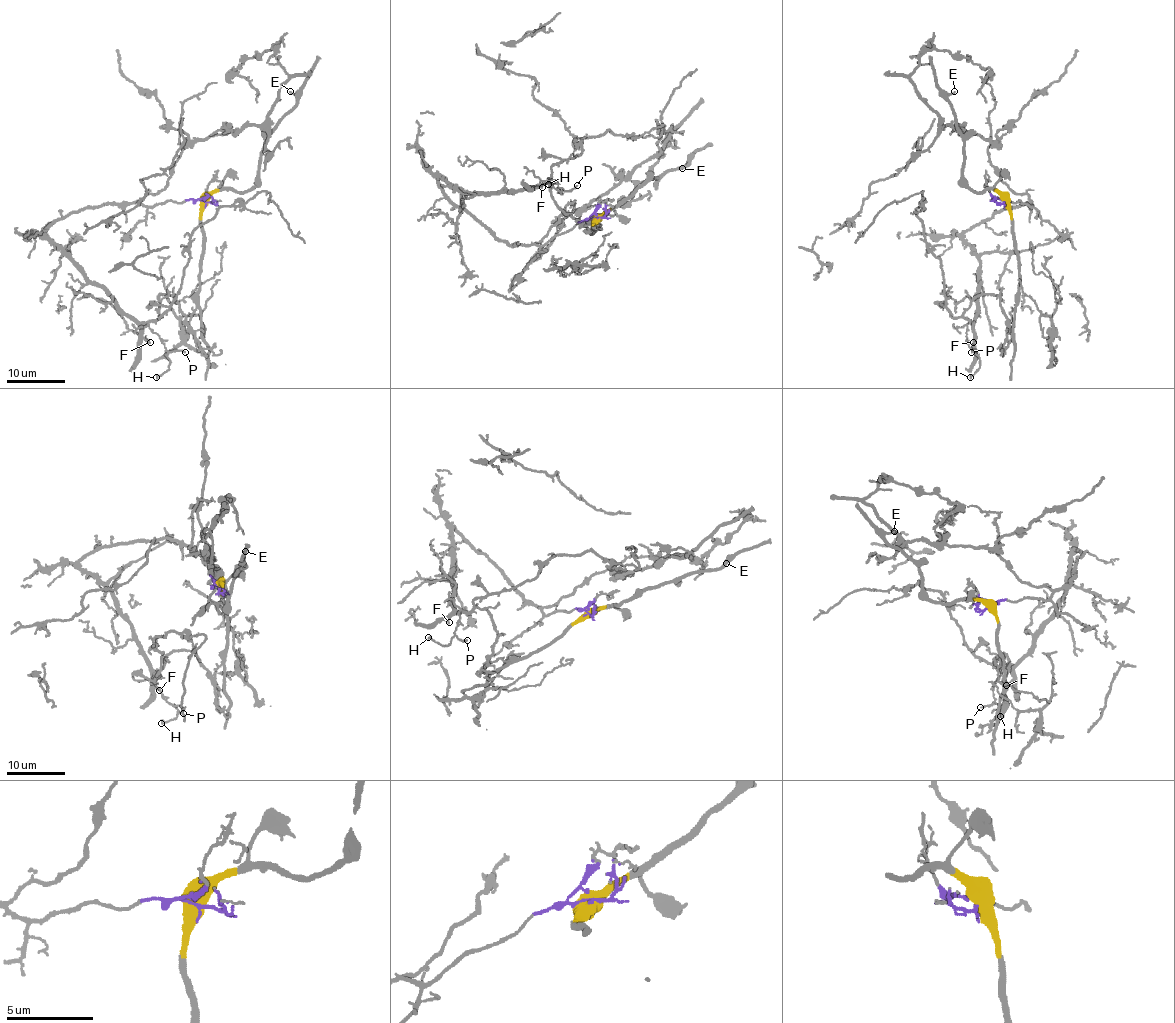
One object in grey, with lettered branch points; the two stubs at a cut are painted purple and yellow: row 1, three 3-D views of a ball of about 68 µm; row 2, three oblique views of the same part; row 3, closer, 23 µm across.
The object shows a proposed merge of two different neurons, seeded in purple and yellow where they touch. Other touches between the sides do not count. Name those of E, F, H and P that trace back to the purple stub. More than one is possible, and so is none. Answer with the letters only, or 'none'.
F, H, P

